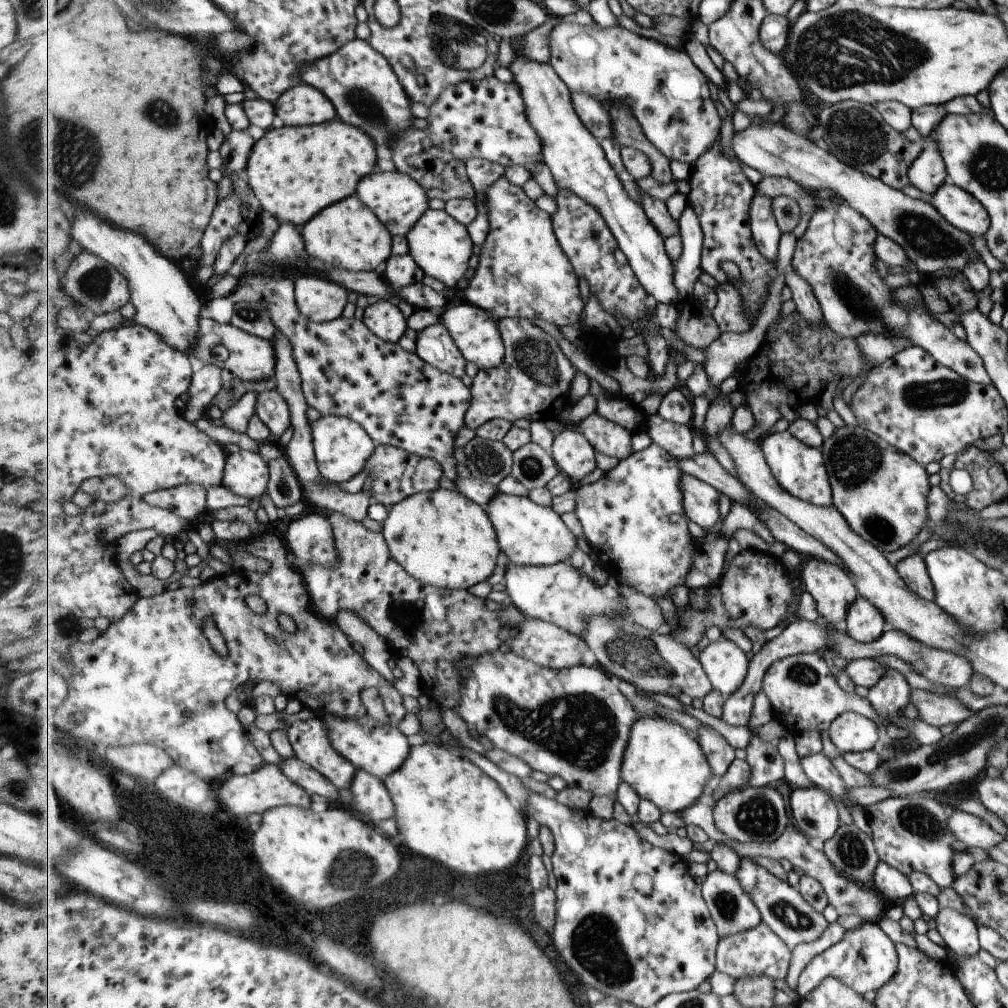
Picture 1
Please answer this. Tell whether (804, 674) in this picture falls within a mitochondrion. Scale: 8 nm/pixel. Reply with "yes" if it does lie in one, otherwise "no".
yes

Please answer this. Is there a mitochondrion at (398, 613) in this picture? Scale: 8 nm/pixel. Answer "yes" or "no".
yes

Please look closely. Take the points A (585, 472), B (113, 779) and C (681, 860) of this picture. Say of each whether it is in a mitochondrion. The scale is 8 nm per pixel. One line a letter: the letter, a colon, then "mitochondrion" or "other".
A: other
B: other
C: other

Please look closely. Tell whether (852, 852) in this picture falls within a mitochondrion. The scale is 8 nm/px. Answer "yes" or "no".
yes

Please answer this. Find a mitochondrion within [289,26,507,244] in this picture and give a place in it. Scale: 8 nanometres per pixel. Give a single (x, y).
(369, 110)

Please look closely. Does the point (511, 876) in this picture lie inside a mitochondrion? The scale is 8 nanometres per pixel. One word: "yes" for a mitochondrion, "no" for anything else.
no

